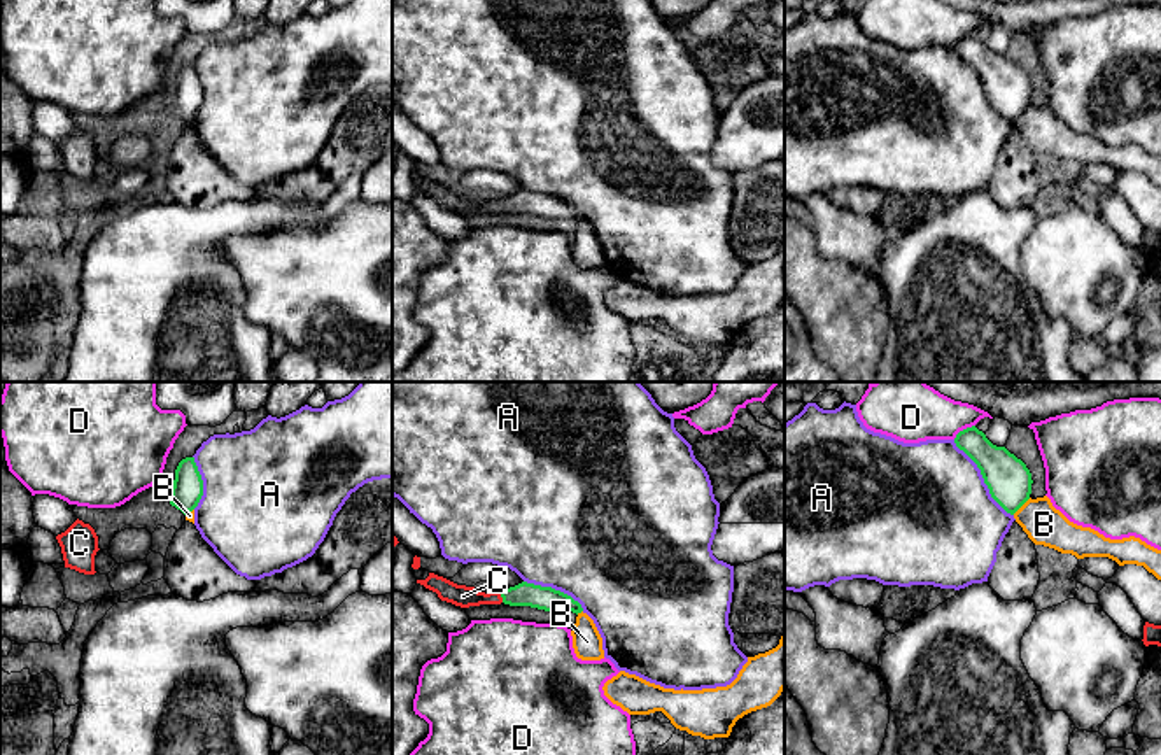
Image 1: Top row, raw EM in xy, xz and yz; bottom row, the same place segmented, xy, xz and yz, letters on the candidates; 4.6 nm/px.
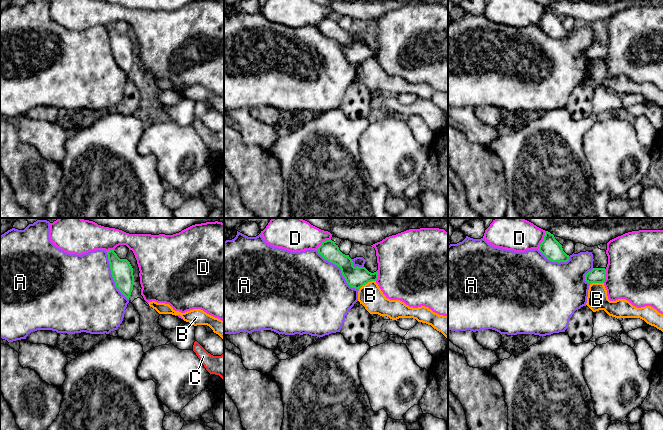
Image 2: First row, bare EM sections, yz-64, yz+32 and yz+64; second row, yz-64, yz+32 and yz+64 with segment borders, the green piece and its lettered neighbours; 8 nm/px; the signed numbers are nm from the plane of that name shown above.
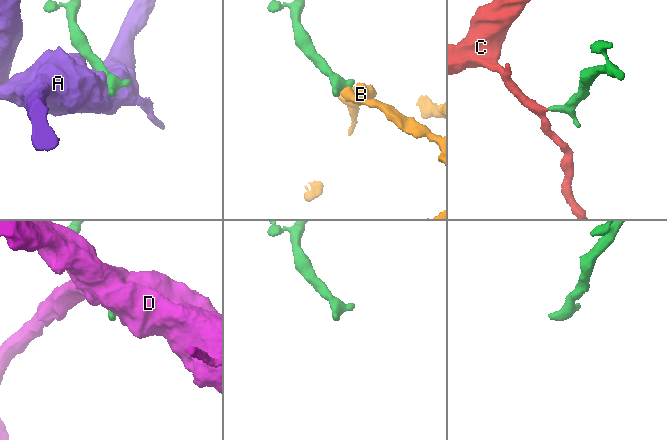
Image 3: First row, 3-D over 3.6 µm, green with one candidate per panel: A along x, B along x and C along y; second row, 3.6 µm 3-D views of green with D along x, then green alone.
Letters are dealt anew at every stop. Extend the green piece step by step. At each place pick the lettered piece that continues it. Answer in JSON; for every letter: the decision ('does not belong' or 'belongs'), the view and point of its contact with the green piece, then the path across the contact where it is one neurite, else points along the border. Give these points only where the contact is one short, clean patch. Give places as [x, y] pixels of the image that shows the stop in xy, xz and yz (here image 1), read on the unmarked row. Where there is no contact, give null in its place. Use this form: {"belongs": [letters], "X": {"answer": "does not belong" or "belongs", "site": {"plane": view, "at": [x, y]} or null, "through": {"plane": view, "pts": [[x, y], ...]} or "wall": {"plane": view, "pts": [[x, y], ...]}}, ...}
{"belongs": ["C"], "A": {"answer": "does not belong", "site": {"plane": "yz", "at": [983, 84]}}, "B": {"answer": "does not belong", "site": {"plane": "yz", "at": [1021, 112]}, "wall": {"plane": "yz", "pts": [[1030, 105], [1013, 121]]}}, "C": {"answer": "belongs", "site": {"plane": "xz", "at": [501, 204]}, "through": {"plane": "xz", "pts": [[524, 202], [501, 204], [463, 204]]}}, "D": {"answer": "does not belong", "site": {"plane": "yz", "at": [963, 37]}}}

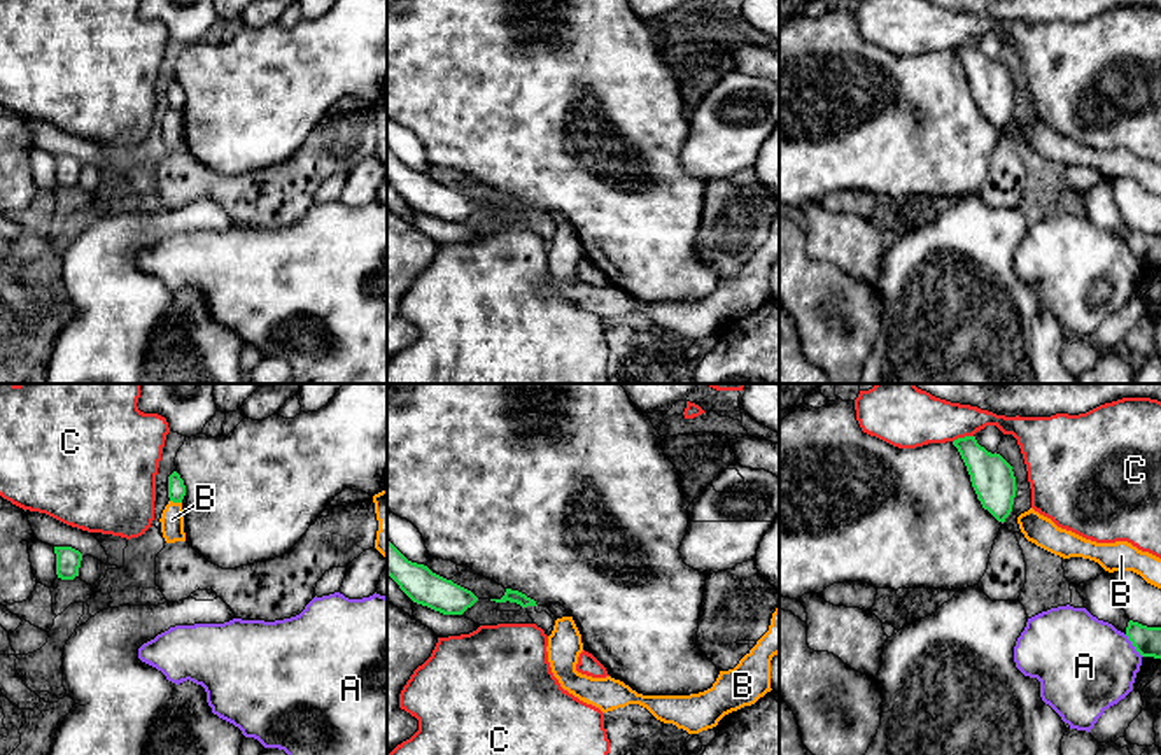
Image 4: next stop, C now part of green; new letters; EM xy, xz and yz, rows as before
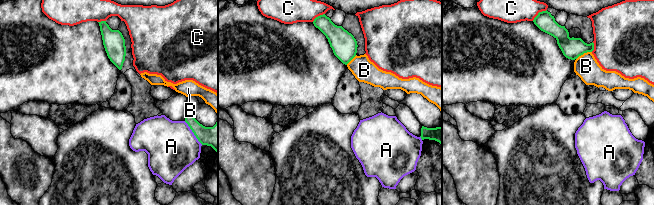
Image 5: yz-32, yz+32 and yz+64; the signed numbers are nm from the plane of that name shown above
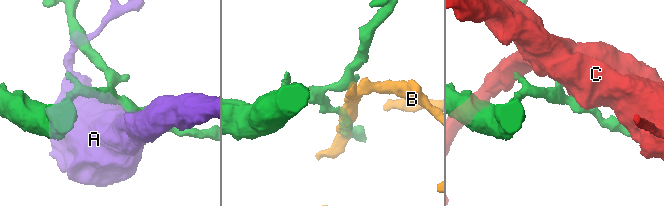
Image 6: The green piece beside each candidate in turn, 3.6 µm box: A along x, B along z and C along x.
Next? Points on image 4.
{"belongs": [], "A": {"answer": "does not belong", "site": {"plane": "yz", "at": [1132, 251]}}, "B": {"answer": "does not belong", "site": {"plane": "xy", "at": [175, 109]}}, "C": {"answer": "does not belong", "site": {"plane": "yz", "at": [962, 46]}}}

